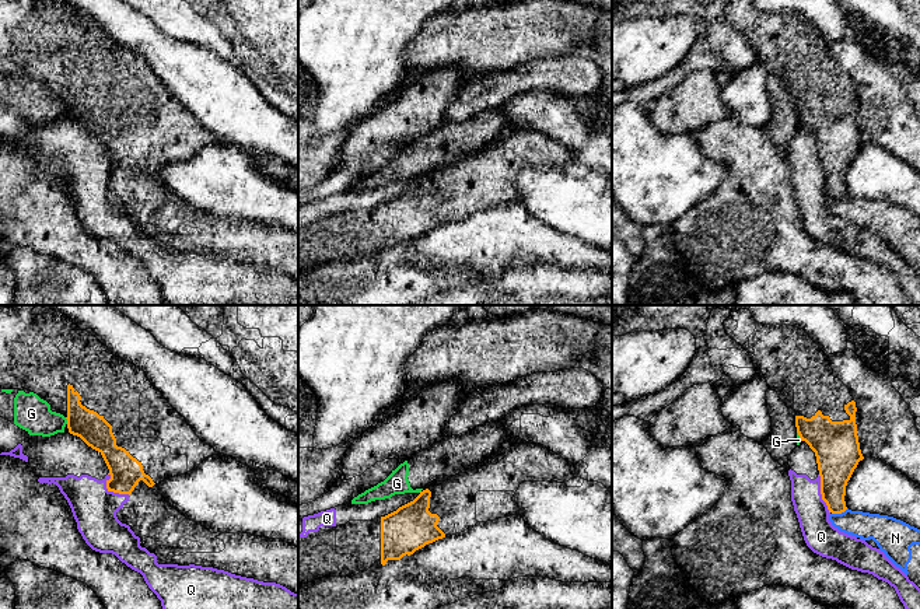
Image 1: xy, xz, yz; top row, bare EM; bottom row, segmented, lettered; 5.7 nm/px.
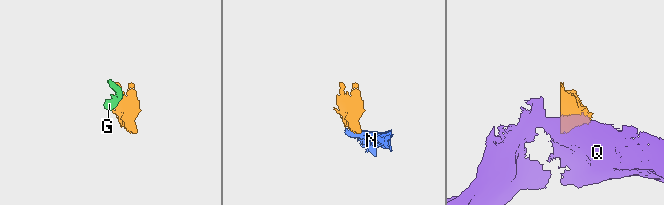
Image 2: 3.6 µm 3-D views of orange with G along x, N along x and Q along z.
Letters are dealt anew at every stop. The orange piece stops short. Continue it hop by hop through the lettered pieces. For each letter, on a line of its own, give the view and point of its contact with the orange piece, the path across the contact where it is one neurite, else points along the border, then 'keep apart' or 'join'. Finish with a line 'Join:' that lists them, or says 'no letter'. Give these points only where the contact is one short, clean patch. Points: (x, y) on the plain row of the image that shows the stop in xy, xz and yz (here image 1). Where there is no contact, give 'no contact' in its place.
G: contact xy (67, 107); keep apart
N: contact yz (839, 199); border yz (847, 195), (832, 200); keep apart
Q: contact xy (111, 177); keep apart
Join: no letter

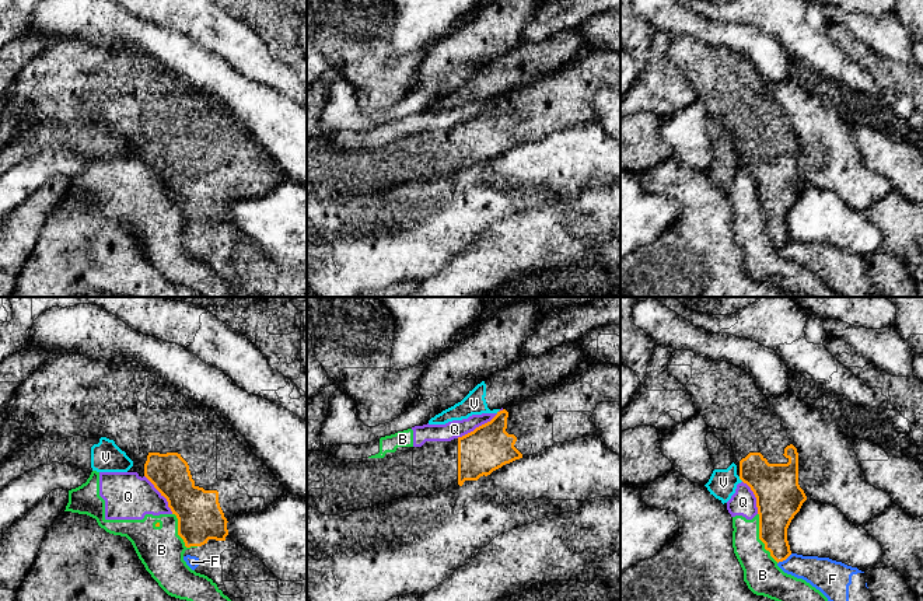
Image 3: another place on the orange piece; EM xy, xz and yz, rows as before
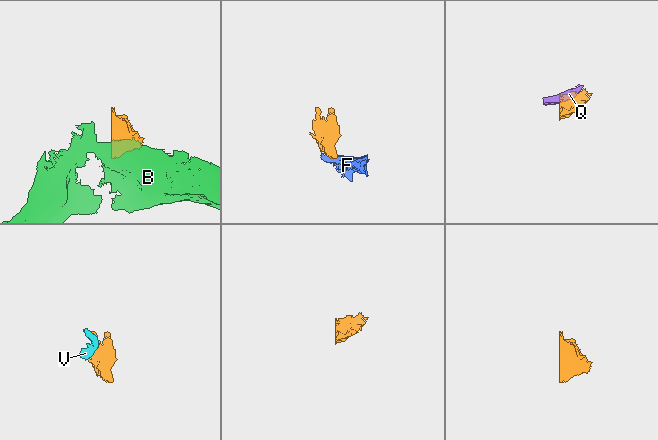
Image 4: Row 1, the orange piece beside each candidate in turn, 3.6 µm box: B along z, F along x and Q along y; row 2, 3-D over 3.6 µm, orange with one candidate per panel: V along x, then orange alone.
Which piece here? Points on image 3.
B: contact yz (759, 224); keep apart
F: contact yz (785, 245); border yz (792, 240), (778, 250); keep apart
Q: contact xz (479, 112); border xz (503, 95), (489, 107), (457, 123); keep apart
V: contact yz (741, 166); keep apart
Join: no letter

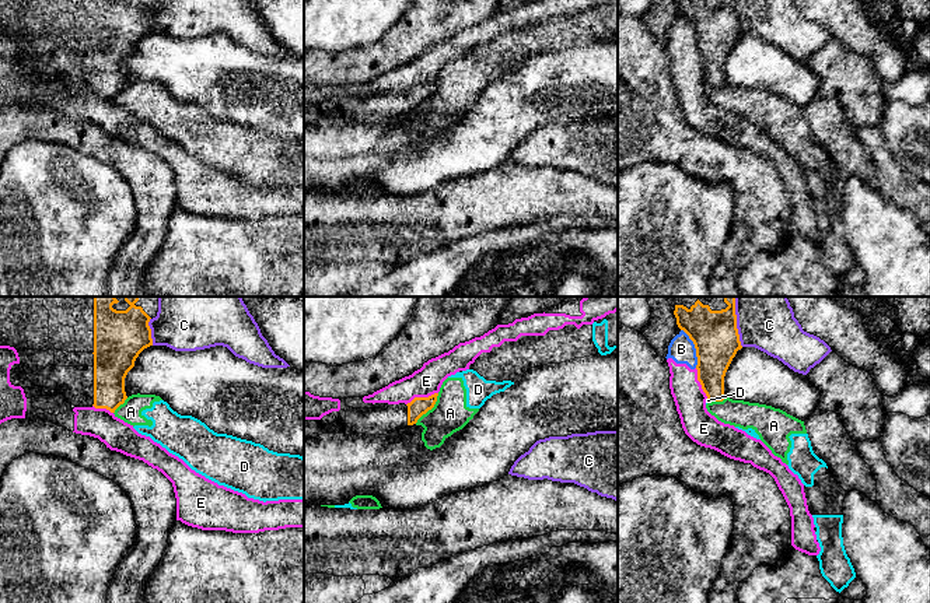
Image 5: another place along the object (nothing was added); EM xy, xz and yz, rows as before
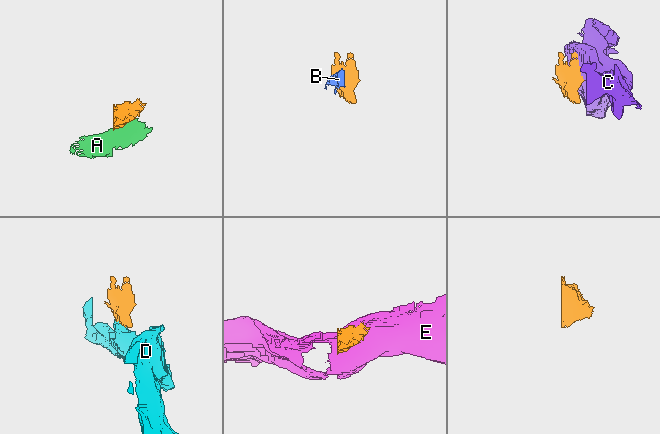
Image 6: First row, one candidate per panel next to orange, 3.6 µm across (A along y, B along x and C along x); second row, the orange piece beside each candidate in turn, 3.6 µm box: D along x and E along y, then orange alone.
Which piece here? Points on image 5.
A: contact xz (430, 95); border xz (439, 80), (434, 91), (415, 109); keep apart
B: contact yz (695, 34); border yz (681, 16), (693, 31), (696, 53); keep apart
C: contact yz (737, 17); keep apart
D: contact yz (710, 86); border yz (708, 84), (713, 87); keep apart
E: contact xz (422, 84); keep apart
Join: no letter

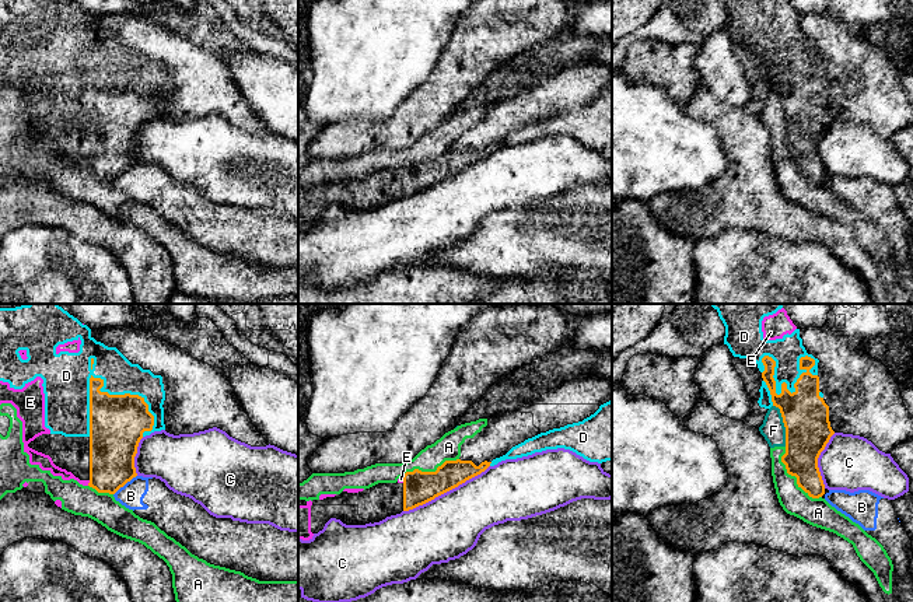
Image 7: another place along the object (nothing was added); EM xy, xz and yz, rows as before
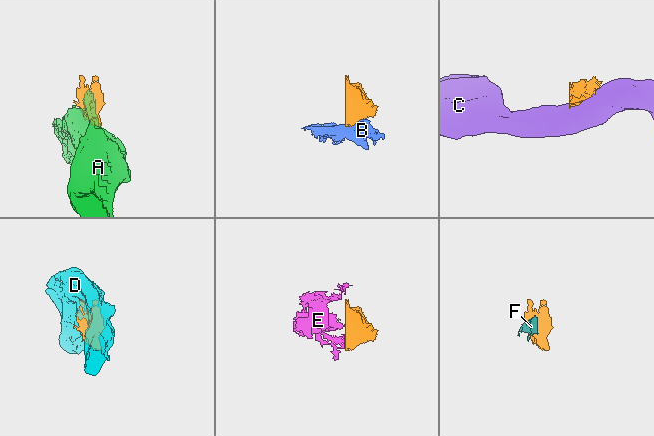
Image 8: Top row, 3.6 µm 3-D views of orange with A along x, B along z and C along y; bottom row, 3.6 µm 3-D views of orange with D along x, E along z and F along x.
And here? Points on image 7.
A: contact yz (794, 161); keep apart
B: contact xy (125, 170); border xy (136, 161), (114, 181); keep apart
C: contact xz (445, 178); keep apart
D: contact xy (126, 80); join
E: contact xy (88, 170); join
F: contact yz (784, 111); border yz (773, 91), (779, 95), (782, 104), (786, 132); keep apart
Join: D, E

